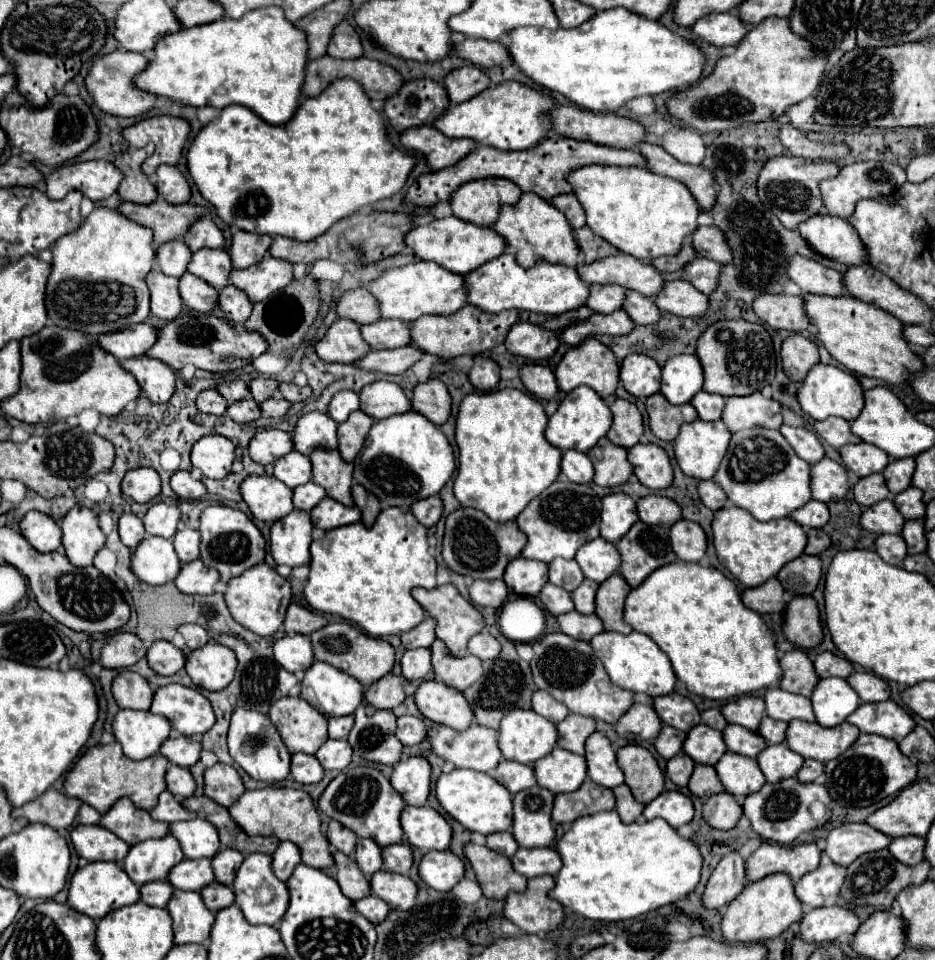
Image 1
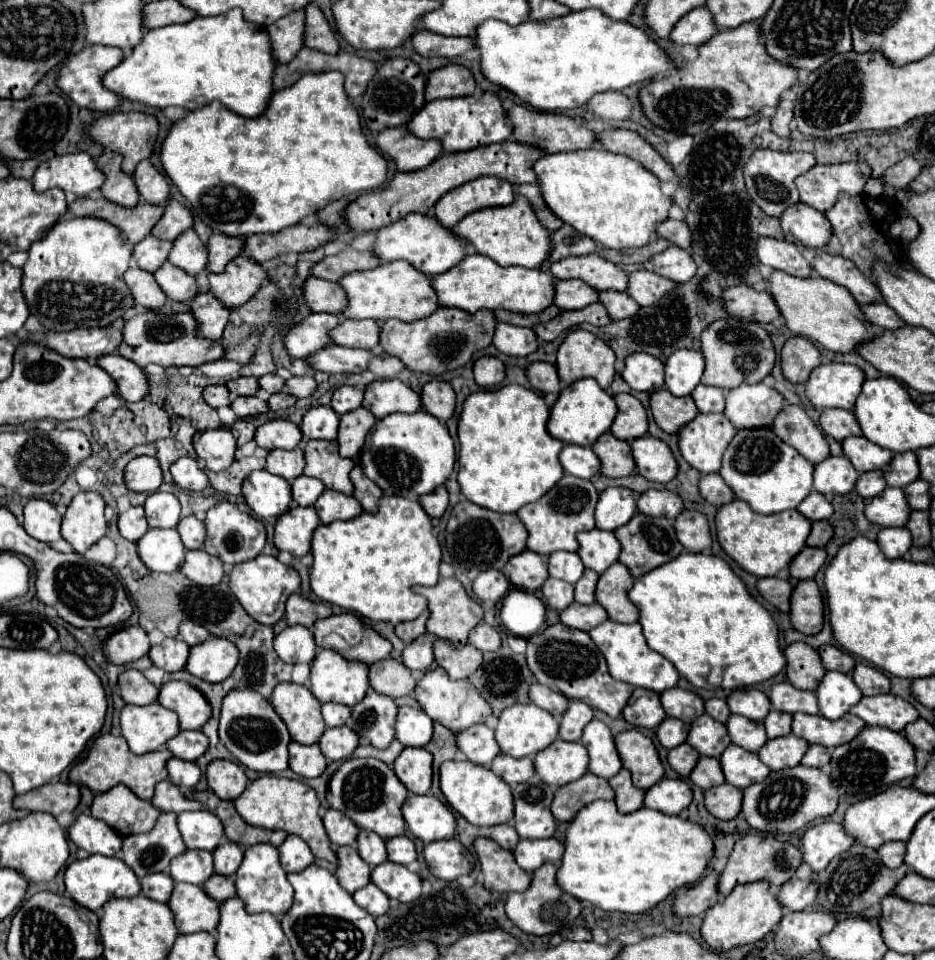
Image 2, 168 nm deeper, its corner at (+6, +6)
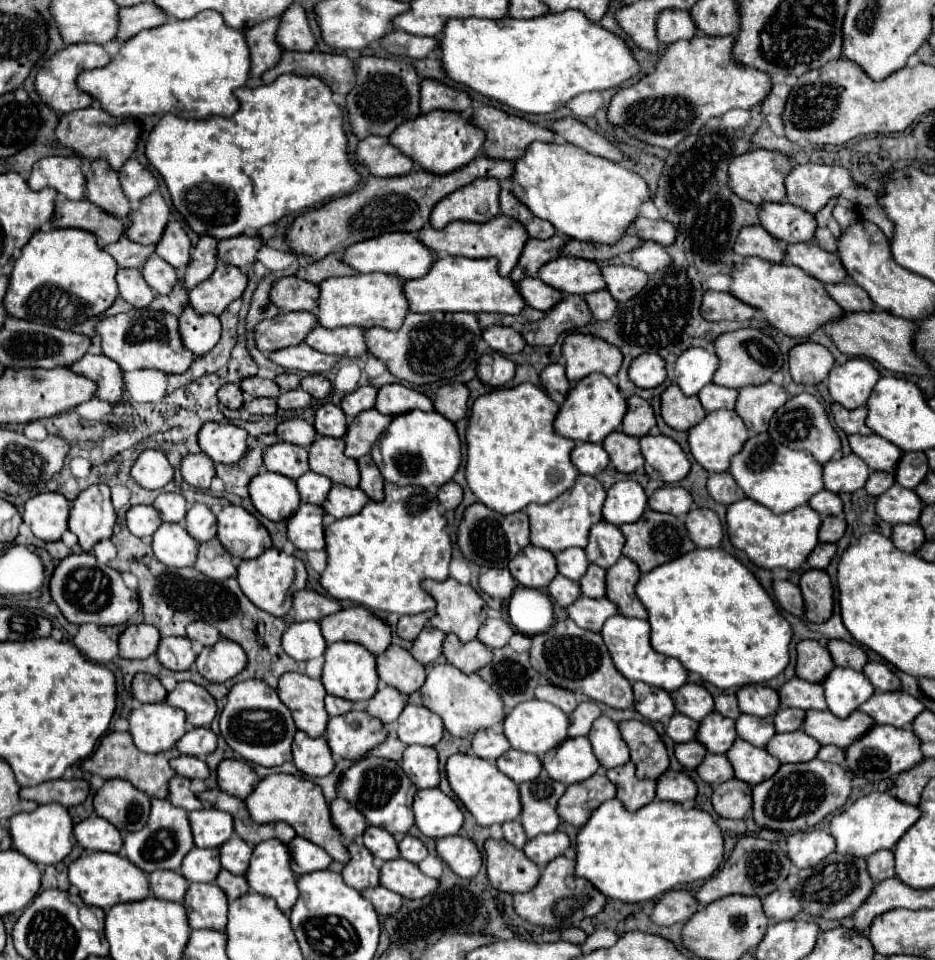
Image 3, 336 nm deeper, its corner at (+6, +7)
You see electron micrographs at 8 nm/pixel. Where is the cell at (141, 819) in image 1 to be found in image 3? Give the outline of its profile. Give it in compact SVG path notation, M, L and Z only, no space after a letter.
M110 779L94 795L94 811L108 819L122 835L140 831L150 815L150 797L130 781Z

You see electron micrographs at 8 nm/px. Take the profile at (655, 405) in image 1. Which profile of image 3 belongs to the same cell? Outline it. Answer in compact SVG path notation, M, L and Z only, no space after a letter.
M670 385L662 397L660 397L662 409L660 415L664 419L666 425L670 425L676 431L688 431L690 427L694 427L696 423L700 423L706 415L706 411L702 409L698 397L686 397L678 385Z

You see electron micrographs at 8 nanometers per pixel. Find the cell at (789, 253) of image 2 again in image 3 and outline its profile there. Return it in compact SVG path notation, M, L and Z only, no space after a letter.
M746 227L738 233L738 241L734 243L734 251L740 257L760 257L770 263L784 261L784 245L772 237L764 227Z

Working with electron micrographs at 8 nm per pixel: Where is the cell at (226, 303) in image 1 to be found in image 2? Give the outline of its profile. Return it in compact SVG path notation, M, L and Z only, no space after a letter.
M202 292L194 298L190 308L194 320L198 322L196 334L210 342L218 342L222 338L224 326L228 322L230 310L222 306L210 292Z

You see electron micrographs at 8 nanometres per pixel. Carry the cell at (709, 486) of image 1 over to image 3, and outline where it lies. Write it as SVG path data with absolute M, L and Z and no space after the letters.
M728 471L724 473L710 473L708 485L706 485L710 497L722 505L730 505L738 499L744 499L744 491L736 485L736 481L730 477Z

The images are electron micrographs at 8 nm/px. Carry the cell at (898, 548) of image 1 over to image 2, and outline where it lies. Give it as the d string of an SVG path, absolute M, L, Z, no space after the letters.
M882 528L878 534L878 544L888 558L904 556L906 550L912 546L910 530L906 530L906 528Z

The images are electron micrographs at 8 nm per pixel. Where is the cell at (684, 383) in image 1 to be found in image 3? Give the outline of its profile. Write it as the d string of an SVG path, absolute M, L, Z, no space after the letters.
M700 347L686 349L686 353L682 353L676 361L674 383L684 395L698 395L698 391L712 381L716 369L718 357L714 353Z

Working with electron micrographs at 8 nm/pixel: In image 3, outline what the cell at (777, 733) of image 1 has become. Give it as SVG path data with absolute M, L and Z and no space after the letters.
M782 707L782 709L778 709L778 713L774 715L774 727L776 727L776 733L798 731L798 729L802 727L802 721L804 721L804 711L802 711L802 709Z

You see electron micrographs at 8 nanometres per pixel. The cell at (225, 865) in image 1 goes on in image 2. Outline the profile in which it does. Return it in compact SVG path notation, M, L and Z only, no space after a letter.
M226 840L214 850L214 870L222 876L234 876L240 862L242 862L242 846Z

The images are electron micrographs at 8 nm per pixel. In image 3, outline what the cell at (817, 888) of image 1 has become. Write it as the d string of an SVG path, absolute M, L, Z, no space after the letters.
M792 889L774 891L774 893L770 893L762 903L764 903L764 913L766 913L772 921L794 919L794 917L802 911L802 903L800 903L800 899L792 893Z

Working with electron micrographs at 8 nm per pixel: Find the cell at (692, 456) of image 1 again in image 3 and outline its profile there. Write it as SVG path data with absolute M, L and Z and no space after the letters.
M712 411L688 431L692 457L710 473L728 471L730 457L742 449L748 429L734 411Z

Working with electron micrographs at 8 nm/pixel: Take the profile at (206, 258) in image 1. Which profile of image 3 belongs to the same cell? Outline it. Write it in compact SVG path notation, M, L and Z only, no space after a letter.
M170 221L166 233L162 235L162 241L158 241L156 245L156 253L174 269L186 269L192 255L192 243L186 231L182 229L182 223Z

